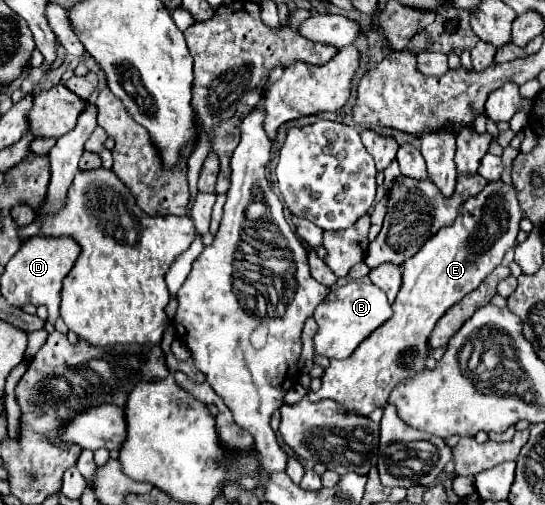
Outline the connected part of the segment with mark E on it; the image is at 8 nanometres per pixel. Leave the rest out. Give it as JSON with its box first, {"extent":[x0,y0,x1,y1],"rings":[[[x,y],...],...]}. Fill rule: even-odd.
{"extent":[309,180,525,416],"rings":[[[503,180],[487,182],[485,188],[477,196],[467,198],[461,204],[461,210],[459,210],[459,216],[455,218],[455,222],[451,226],[441,228],[441,232],[437,232],[431,240],[427,240],[425,246],[401,266],[403,268],[403,286],[393,302],[393,316],[381,328],[377,328],[377,332],[373,332],[369,338],[365,338],[363,344],[357,348],[357,352],[353,352],[353,356],[349,356],[345,360],[333,360],[321,378],[323,380],[321,388],[317,392],[309,392],[309,398],[313,402],[317,402],[321,398],[331,398],[331,400],[337,400],[345,410],[361,412],[363,416],[371,414],[379,406],[385,406],[391,390],[397,384],[401,384],[425,370],[425,360],[429,358],[429,352],[431,352],[429,334],[433,332],[437,320],[451,306],[455,306],[465,294],[479,288],[479,284],[501,264],[505,252],[517,244],[519,222],[523,218],[525,218],[525,212],[519,206],[517,188],[513,186],[513,182],[511,184],[505,184]]]}

